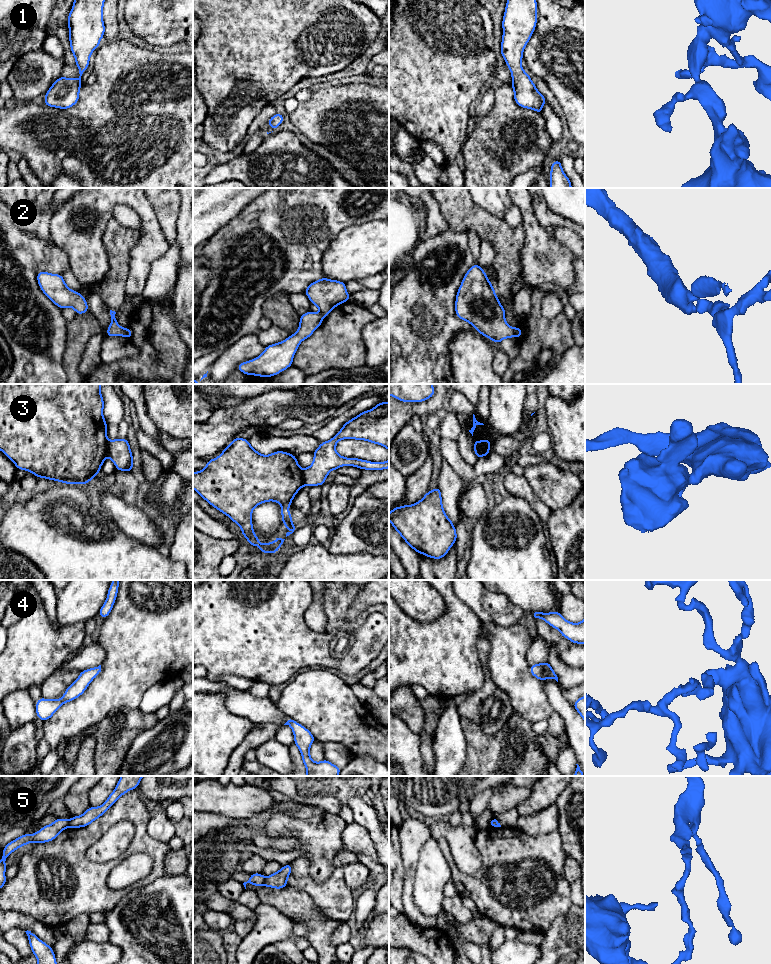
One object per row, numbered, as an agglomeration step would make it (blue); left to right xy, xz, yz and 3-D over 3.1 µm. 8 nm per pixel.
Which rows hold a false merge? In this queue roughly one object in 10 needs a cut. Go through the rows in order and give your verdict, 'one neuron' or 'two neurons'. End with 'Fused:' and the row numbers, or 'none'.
1: one neuron
2: two neurons
3: two neurons
4: one neuron
5: two neurons
Fused: 2, 3, 5

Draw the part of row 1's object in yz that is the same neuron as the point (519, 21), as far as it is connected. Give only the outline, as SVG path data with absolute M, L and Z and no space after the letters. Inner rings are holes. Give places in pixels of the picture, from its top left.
M507 0L500 54L511 71L516 104L542 114L547 100L521 67L523 51L536 28L537 7L536 0Z

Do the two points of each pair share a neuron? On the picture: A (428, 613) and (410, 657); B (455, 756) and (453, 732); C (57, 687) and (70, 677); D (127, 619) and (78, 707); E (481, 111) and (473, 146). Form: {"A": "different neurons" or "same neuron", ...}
{"A": "different neurons", "B": "same neuron", "C": "same neuron", "D": "same neuron", "E": "different neurons"}

